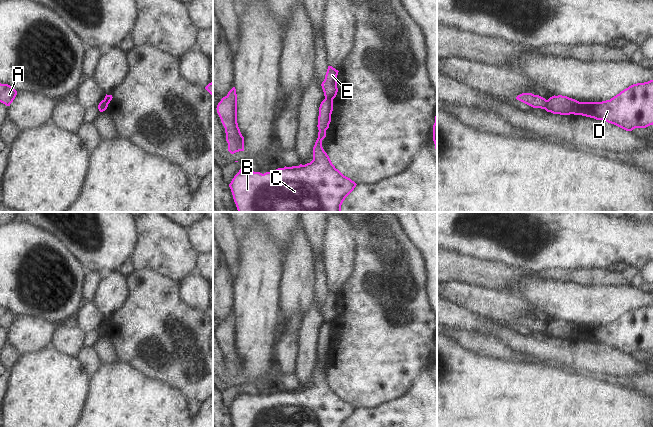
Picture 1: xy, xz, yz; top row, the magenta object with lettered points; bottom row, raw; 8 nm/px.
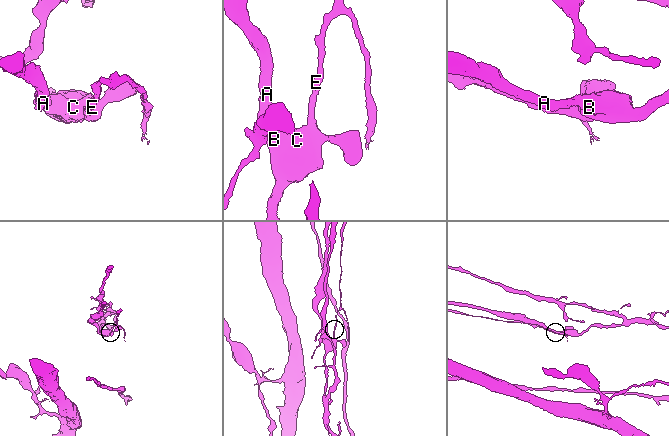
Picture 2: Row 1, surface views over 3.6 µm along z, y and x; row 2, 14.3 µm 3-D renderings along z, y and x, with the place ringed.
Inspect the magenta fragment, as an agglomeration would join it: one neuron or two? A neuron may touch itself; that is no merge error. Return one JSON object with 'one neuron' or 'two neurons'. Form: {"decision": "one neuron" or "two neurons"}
{"decision": "two neurons"}

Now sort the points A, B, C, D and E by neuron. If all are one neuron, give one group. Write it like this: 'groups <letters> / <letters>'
groups A B C D / E

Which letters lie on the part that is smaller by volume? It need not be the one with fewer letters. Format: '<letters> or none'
E

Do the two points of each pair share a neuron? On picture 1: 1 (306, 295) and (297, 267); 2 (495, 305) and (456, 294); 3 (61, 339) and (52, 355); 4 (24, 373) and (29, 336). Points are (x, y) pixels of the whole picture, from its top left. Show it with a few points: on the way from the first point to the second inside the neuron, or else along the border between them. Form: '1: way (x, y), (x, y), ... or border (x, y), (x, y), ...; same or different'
1: way (299, 288), (299, 274); same
2: way (485, 303), (466, 296); same
3: border (52, 345), (64, 353), (77, 357); different
4: border (49, 346), (23, 356); different

